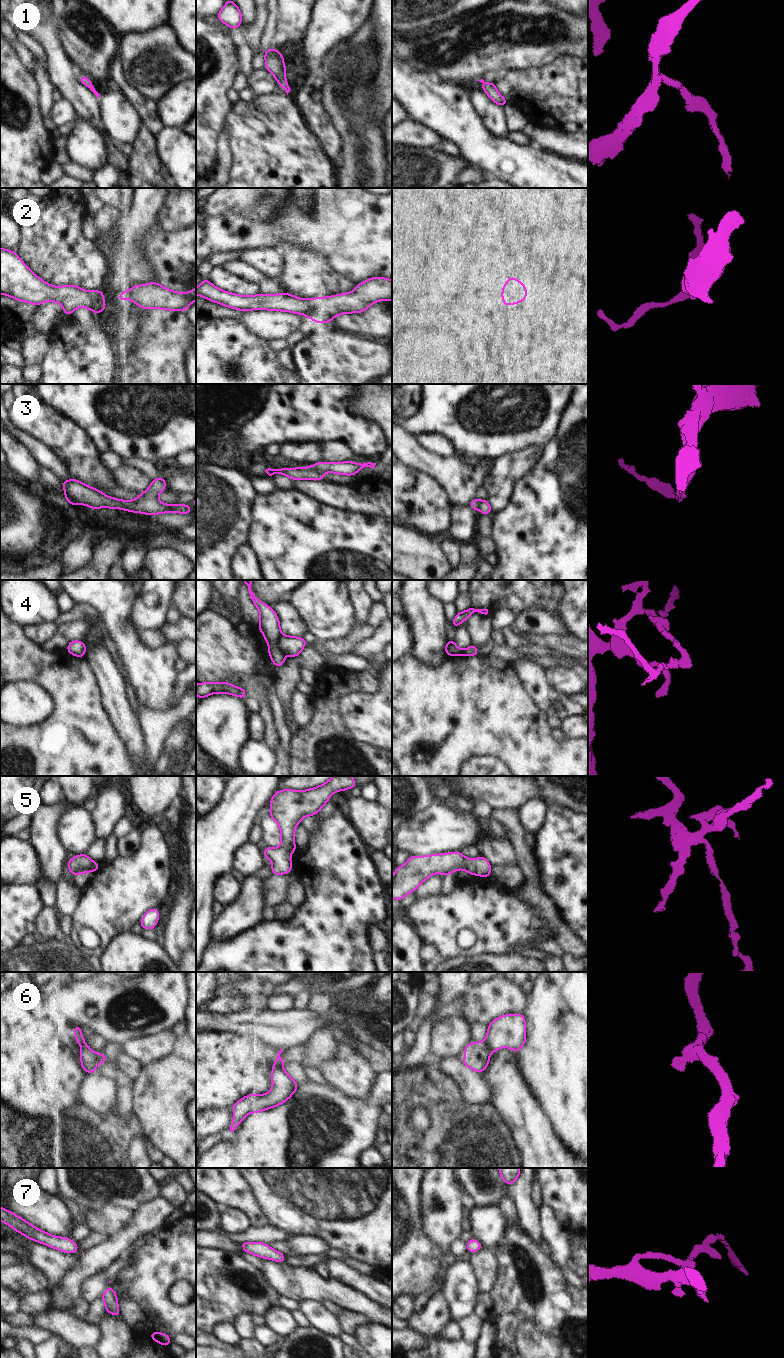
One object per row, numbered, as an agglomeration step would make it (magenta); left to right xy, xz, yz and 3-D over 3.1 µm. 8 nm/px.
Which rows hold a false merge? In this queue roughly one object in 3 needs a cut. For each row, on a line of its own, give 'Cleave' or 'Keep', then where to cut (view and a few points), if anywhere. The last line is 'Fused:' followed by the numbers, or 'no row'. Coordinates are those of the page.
1: Keep. No split
2: Keep. No split
3: Cleave. Split along xz (310, 467), (322, 473)
4: Cleave. Split along xz (281, 633), (277, 643), (281, 651)
5: Keep. No split
6: Cleave. Split along yz (485, 1041), (491, 1051)
7: Keep. No split
Fused: 3, 4, 6.

